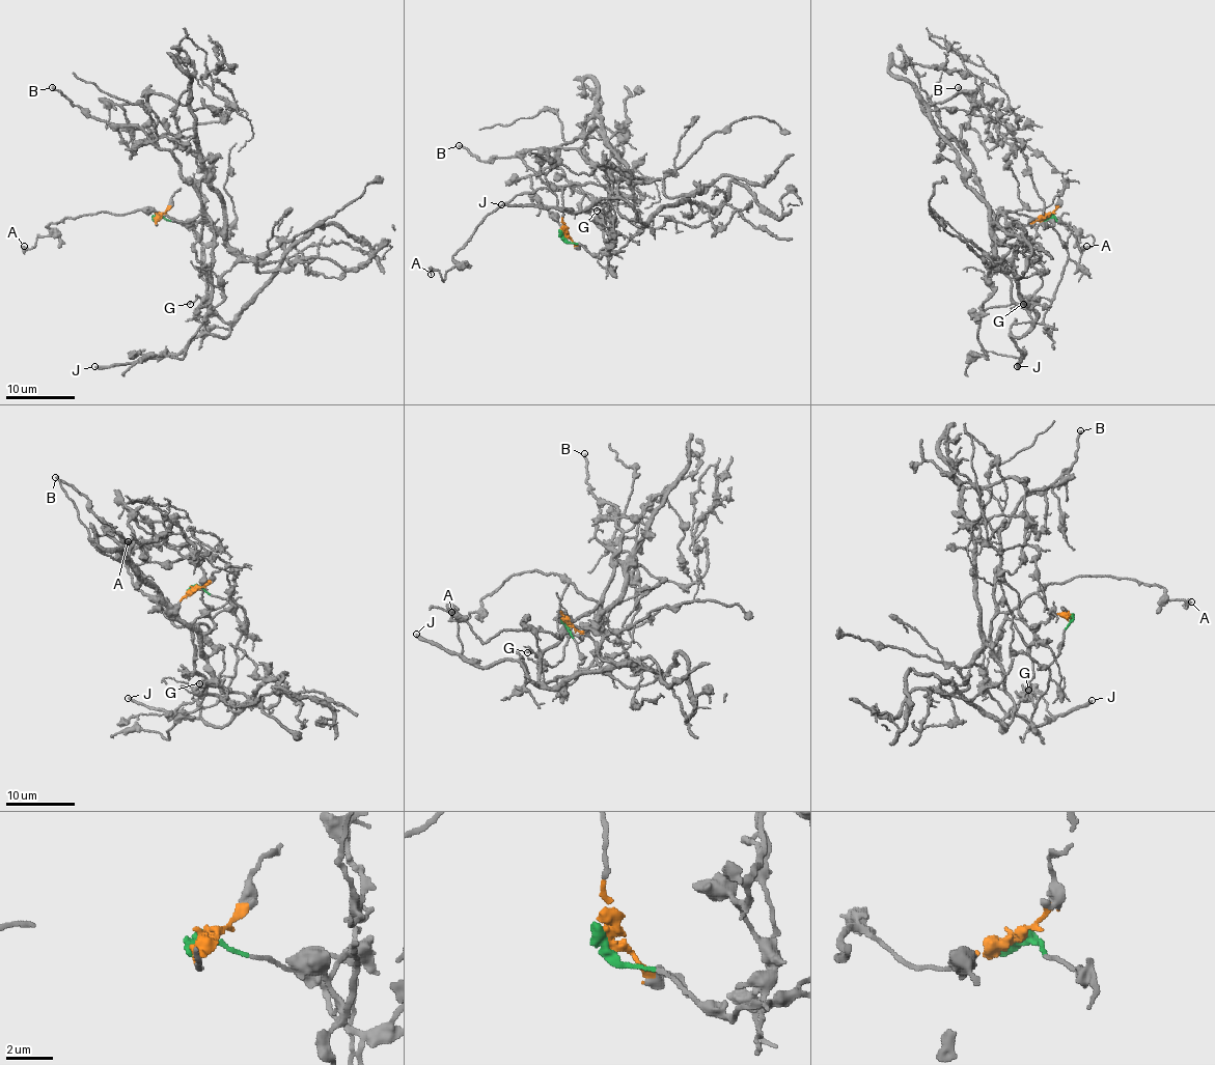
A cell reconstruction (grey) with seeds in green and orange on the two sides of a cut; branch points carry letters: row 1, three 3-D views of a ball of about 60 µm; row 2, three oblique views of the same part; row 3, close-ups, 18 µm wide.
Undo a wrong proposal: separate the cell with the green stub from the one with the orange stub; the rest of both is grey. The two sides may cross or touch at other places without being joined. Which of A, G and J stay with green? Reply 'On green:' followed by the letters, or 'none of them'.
On green: G, J

